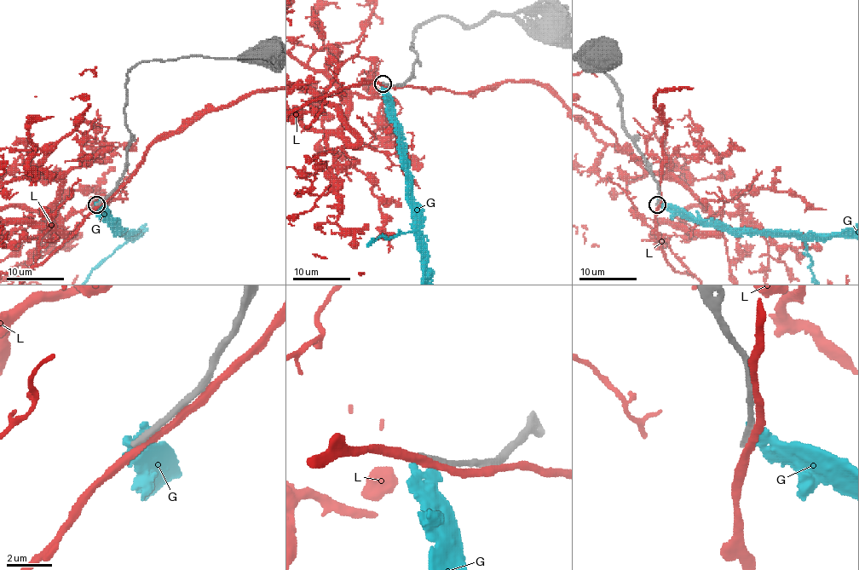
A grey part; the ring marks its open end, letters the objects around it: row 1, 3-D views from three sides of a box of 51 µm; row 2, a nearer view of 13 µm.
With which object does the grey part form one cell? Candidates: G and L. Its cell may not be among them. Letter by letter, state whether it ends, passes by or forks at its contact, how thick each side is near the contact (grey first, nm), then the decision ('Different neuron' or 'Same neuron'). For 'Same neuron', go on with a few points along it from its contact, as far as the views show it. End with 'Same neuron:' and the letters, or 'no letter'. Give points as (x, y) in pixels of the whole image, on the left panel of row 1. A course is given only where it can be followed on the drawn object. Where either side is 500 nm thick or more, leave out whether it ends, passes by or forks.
G: It ends there. Thickness 320 nm (grey) against 360 nm. Different neuron
L: It passes by. Thickness 440 nm (grey) against 280 nm. Different neuron
Same neuron: no letter

